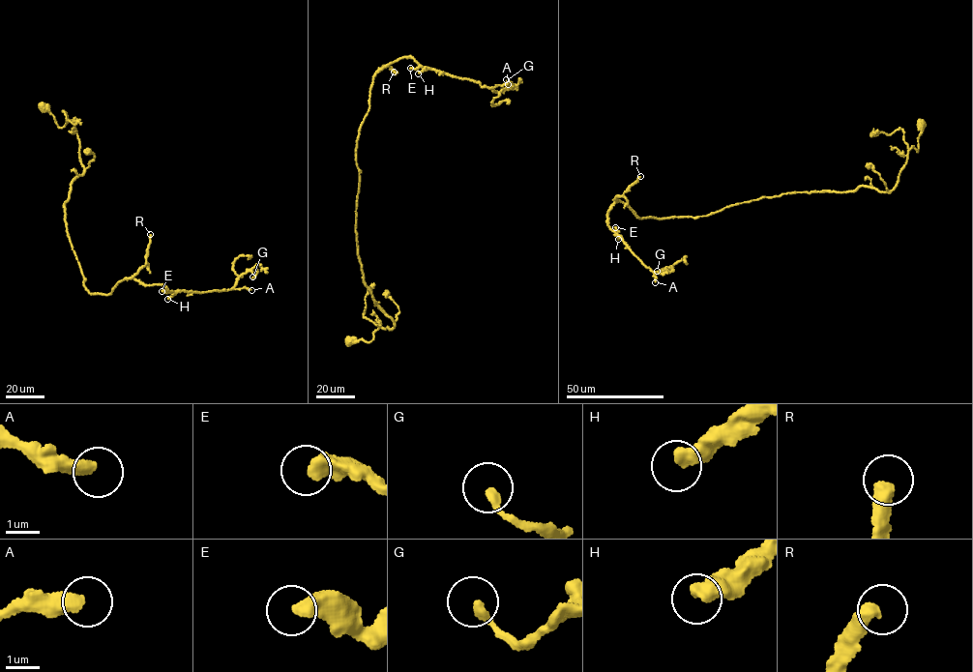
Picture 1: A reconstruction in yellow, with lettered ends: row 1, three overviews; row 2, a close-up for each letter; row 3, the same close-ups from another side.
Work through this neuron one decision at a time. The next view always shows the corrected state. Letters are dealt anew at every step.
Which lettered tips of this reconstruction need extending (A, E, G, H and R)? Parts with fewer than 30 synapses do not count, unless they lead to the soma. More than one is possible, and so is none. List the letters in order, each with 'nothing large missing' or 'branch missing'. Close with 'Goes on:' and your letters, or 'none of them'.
A: branch missing
E: nothing large missing
G: nothing large missing
H: nothing large missing
R: branch missing
Goes on: A, R

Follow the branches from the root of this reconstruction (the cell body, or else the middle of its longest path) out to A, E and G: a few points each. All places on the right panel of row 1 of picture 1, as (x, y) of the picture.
A: (922, 124), (891, 190), (796, 192), (661, 219), (615, 201), (607, 225), (655, 282)
E: (922, 124), (891, 190), (796, 192), (661, 219), (617, 201), (615, 227)
G: (922, 124), (891, 190), (796, 192), (661, 219), (615, 201), (607, 225), (652, 272), (667, 268), (657, 271)

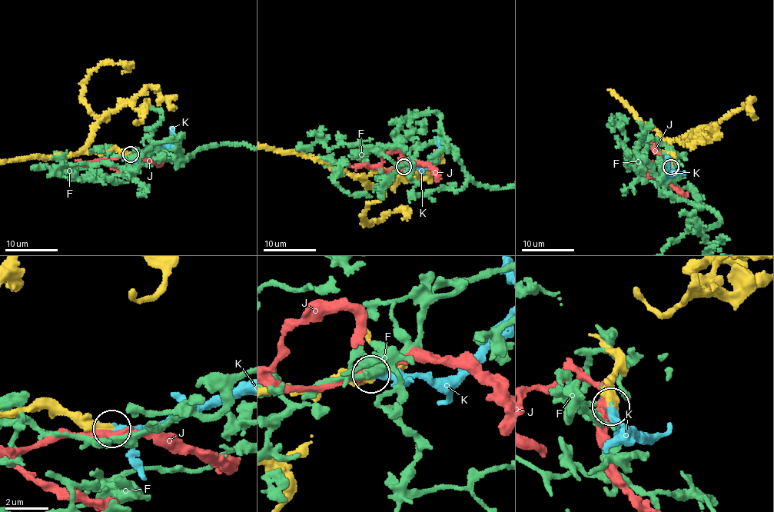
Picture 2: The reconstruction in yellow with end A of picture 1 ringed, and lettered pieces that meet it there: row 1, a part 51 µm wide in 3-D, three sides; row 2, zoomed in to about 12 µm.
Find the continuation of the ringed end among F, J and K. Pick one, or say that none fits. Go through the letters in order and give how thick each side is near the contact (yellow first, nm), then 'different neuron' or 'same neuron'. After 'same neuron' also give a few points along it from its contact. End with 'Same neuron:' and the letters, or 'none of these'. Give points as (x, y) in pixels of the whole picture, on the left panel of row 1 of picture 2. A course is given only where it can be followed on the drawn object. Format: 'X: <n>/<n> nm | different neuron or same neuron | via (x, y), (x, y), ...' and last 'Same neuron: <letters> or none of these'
F: 500/380 nm | different neuron
J: 650/360 nm | different neuron
K: 480/440 nm | same neuron
Same neuron: K

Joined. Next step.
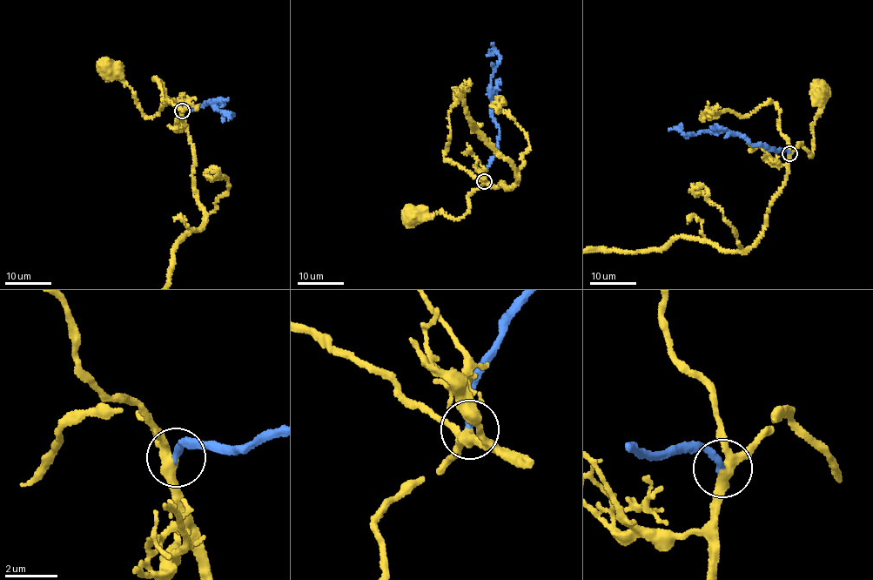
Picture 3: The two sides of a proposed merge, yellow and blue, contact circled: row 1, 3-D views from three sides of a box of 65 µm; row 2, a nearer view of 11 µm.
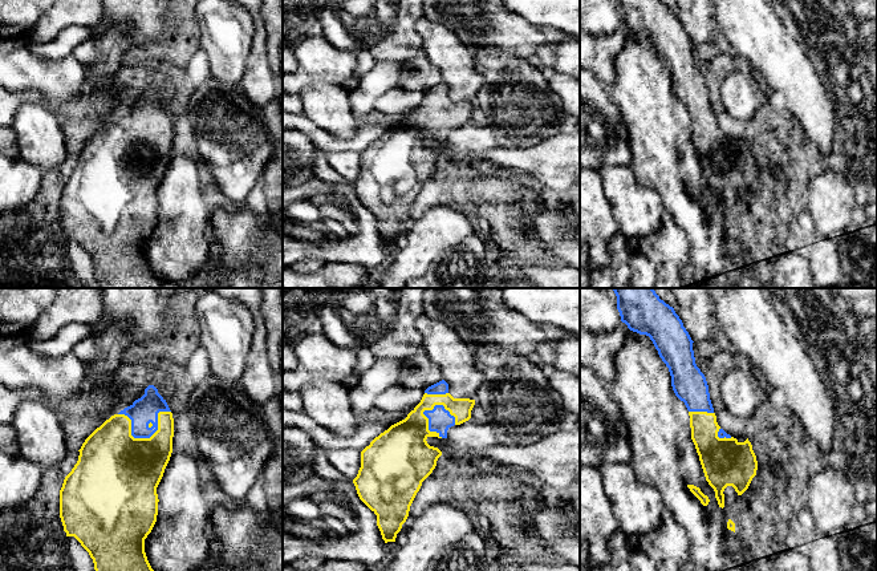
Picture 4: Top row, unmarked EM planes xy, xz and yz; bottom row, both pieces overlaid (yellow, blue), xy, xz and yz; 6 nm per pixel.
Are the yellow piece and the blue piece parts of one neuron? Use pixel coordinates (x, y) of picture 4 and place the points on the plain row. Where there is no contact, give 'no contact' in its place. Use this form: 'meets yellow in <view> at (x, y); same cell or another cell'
meets yellow in xy at (145, 141); same cell

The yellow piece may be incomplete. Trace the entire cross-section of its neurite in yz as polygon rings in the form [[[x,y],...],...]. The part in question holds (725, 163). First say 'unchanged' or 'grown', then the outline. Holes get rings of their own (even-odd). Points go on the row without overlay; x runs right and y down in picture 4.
grown; [[[617,0],[617,12],[621,24],[630,33],[650,40],[659,60],[669,70],[673,93],[689,113],[691,142],[699,158],[706,183],[714,191],[719,210],[723,211],[724,191],[732,189],[738,198],[742,198],[756,178],[758,163],[751,145],[748,141],[739,145],[718,127],[706,80],[695,66],[694,44],[673,9],[659,0]]]

